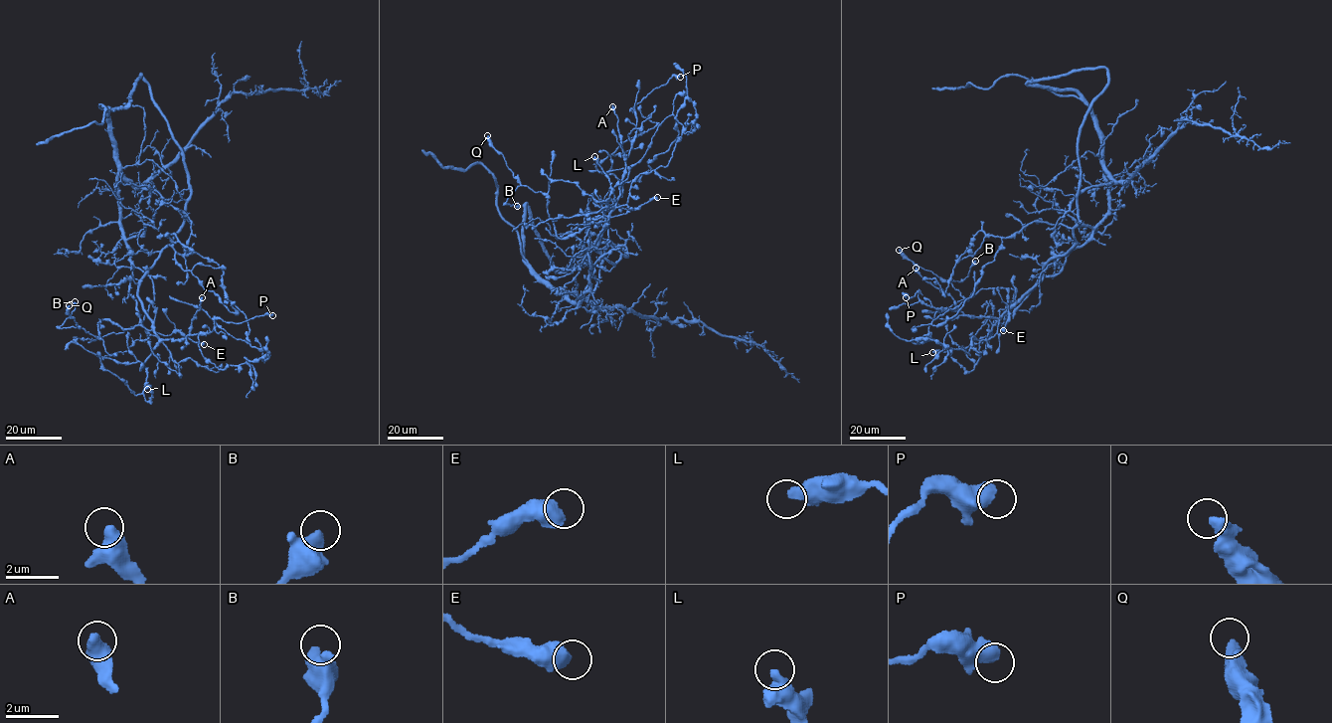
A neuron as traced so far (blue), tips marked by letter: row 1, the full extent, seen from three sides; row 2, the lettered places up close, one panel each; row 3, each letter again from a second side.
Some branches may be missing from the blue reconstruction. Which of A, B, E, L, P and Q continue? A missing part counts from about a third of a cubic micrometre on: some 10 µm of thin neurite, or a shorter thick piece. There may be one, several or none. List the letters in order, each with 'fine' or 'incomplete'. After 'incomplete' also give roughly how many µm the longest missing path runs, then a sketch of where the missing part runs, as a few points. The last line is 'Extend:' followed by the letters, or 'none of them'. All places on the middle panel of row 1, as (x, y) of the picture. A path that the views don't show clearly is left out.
A: fine
B: fine
E: fine
L: fine
P: fine
Q: fine
Extend: none of them

